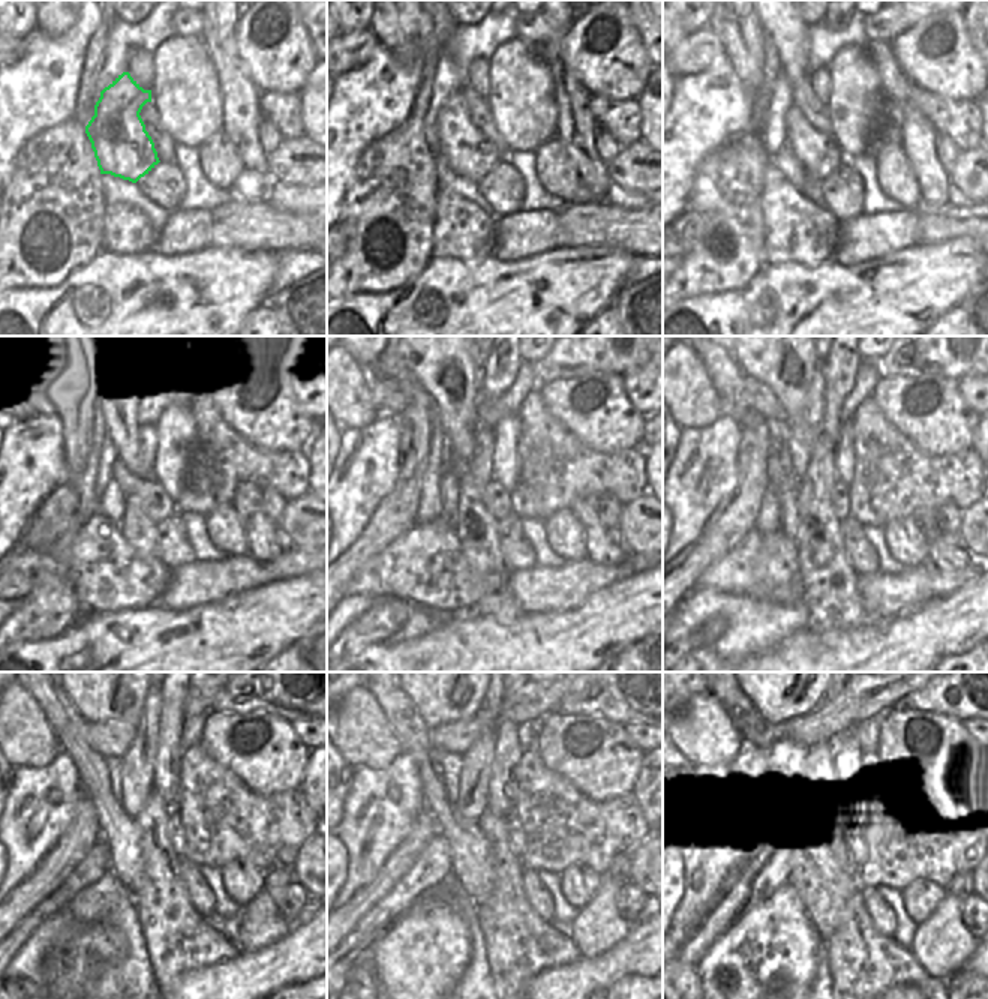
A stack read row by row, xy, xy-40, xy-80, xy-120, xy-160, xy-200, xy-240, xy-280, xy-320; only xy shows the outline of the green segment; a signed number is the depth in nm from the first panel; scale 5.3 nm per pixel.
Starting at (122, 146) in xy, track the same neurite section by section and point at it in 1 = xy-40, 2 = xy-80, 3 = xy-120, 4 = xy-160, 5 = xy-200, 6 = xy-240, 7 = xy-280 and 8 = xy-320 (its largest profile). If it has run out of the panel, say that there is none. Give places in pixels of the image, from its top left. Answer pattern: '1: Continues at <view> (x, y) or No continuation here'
1: Continues at xy-40 (461, 146)
2: Continues at xy-80 (819, 156)
3: Continues at xy-120 (152, 498)
4: Continues at xy-160 (498, 501)
5: Continues at xy-200 (840, 492)
6: Continues at xy-240 (176, 830)
7: Continues at xy-280 (516, 837)
8: Continues at xy-320 (853, 839).

